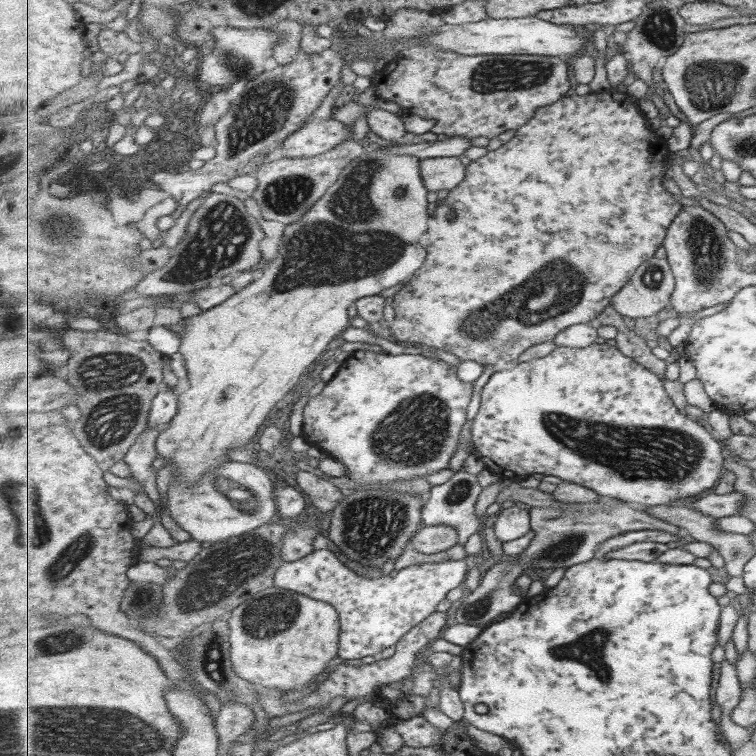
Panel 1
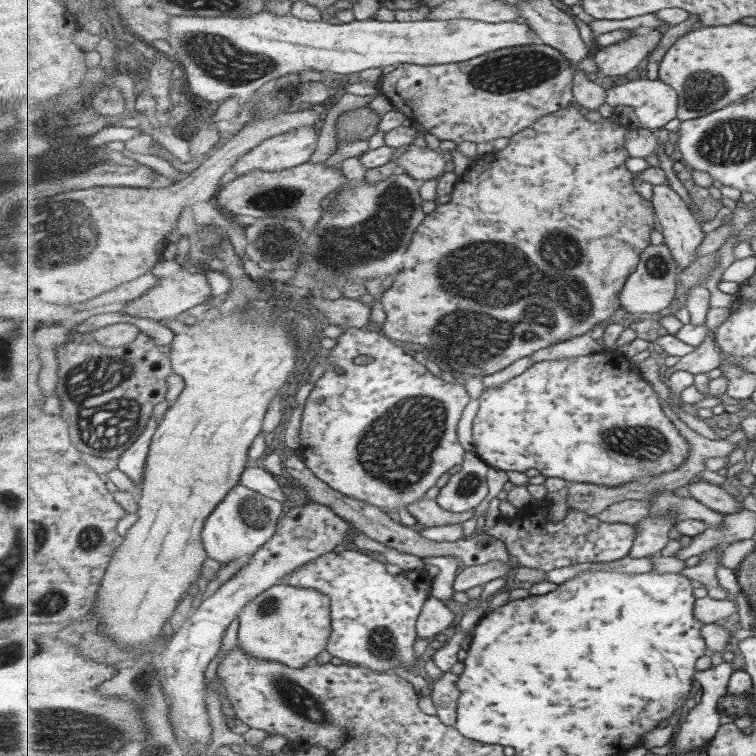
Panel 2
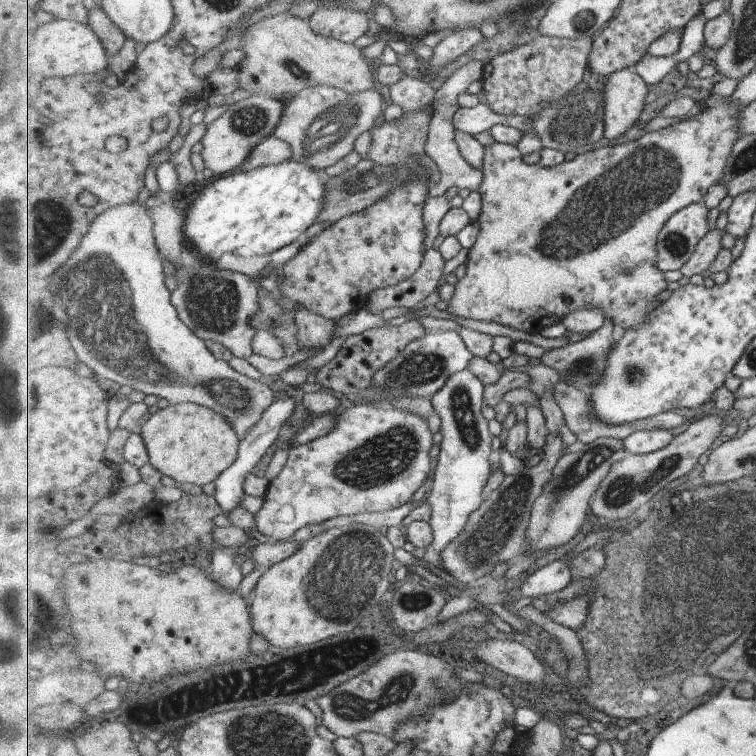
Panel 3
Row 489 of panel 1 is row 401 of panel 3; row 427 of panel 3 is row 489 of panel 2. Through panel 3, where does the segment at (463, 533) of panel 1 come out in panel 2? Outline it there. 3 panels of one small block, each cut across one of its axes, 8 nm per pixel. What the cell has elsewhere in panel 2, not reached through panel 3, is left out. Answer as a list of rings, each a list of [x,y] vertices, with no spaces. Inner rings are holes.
[[[466,452],[462,469],[450,477],[440,489],[436,501],[441,508],[451,512],[473,510],[487,498],[487,472],[492,468],[475,452]]]

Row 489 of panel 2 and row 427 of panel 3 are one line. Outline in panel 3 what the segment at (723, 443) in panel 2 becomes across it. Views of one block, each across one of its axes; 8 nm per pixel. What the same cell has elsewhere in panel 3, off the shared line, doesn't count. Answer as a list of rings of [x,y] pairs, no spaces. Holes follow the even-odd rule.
[[[563,381],[555,386],[555,402],[557,402],[559,408],[563,410],[565,422],[569,425],[571,432],[575,434],[580,444],[590,443],[603,437],[624,440],[635,431],[642,430],[665,428],[679,432],[687,425],[685,419],[675,414],[675,412],[663,412],[663,414],[657,414],[657,416],[651,416],[651,418],[645,418],[645,420],[637,420],[637,422],[628,422],[627,424],[605,424],[605,422],[601,422],[601,420],[595,416],[595,412],[593,412],[593,402],[591,402],[589,390],[575,388],[572,384]]]

